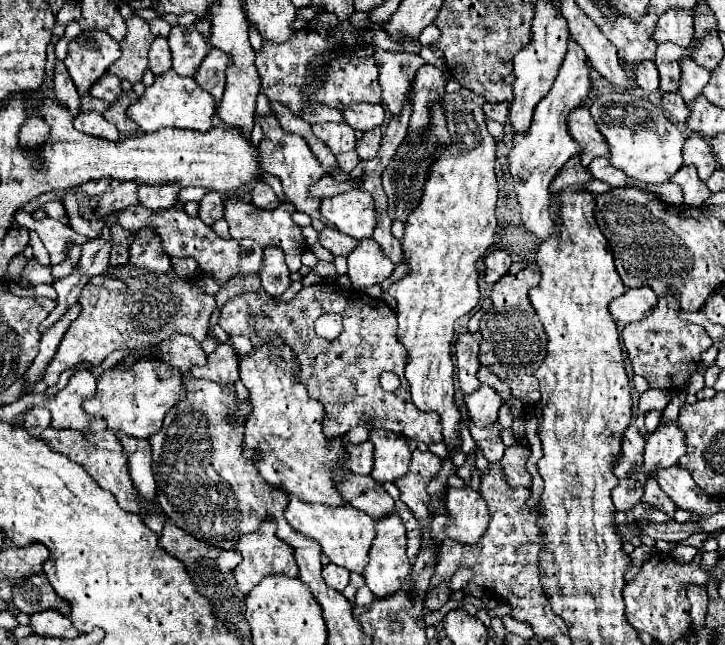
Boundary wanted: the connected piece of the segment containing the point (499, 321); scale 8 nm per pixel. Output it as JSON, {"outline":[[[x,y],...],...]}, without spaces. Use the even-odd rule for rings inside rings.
{"outline":[[[529,264],[519,274],[507,274],[499,282],[495,282],[491,290],[493,308],[483,314],[479,332],[483,336],[481,340],[481,366],[487,366],[495,376],[499,376],[509,388],[511,394],[523,404],[523,410],[527,406],[539,404],[539,384],[535,378],[535,370],[539,368],[539,362],[547,354],[547,334],[543,330],[543,324],[537,318],[535,308],[529,302],[529,290],[539,284],[539,268],[537,264]]]}

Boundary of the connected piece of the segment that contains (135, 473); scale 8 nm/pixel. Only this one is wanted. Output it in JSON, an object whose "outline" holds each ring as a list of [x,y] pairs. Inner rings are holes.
{"outline":[[[115,432],[119,436],[121,444],[125,446],[125,452],[129,456],[129,472],[135,482],[137,492],[145,500],[155,500],[155,478],[151,470],[151,444],[149,440],[135,440],[133,436],[127,436],[125,432]]]}

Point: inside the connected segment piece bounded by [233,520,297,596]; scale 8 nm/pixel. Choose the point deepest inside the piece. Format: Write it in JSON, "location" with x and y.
{"location":[263,553]}

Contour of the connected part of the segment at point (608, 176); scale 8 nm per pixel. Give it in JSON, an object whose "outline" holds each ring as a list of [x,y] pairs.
{"outline":[[[595,158],[595,160],[587,166],[587,170],[591,172],[593,178],[603,180],[603,182],[613,184],[613,186],[631,186],[631,184],[633,184],[631,178],[627,178],[623,172],[619,172],[619,168],[611,166],[605,158]]]}

